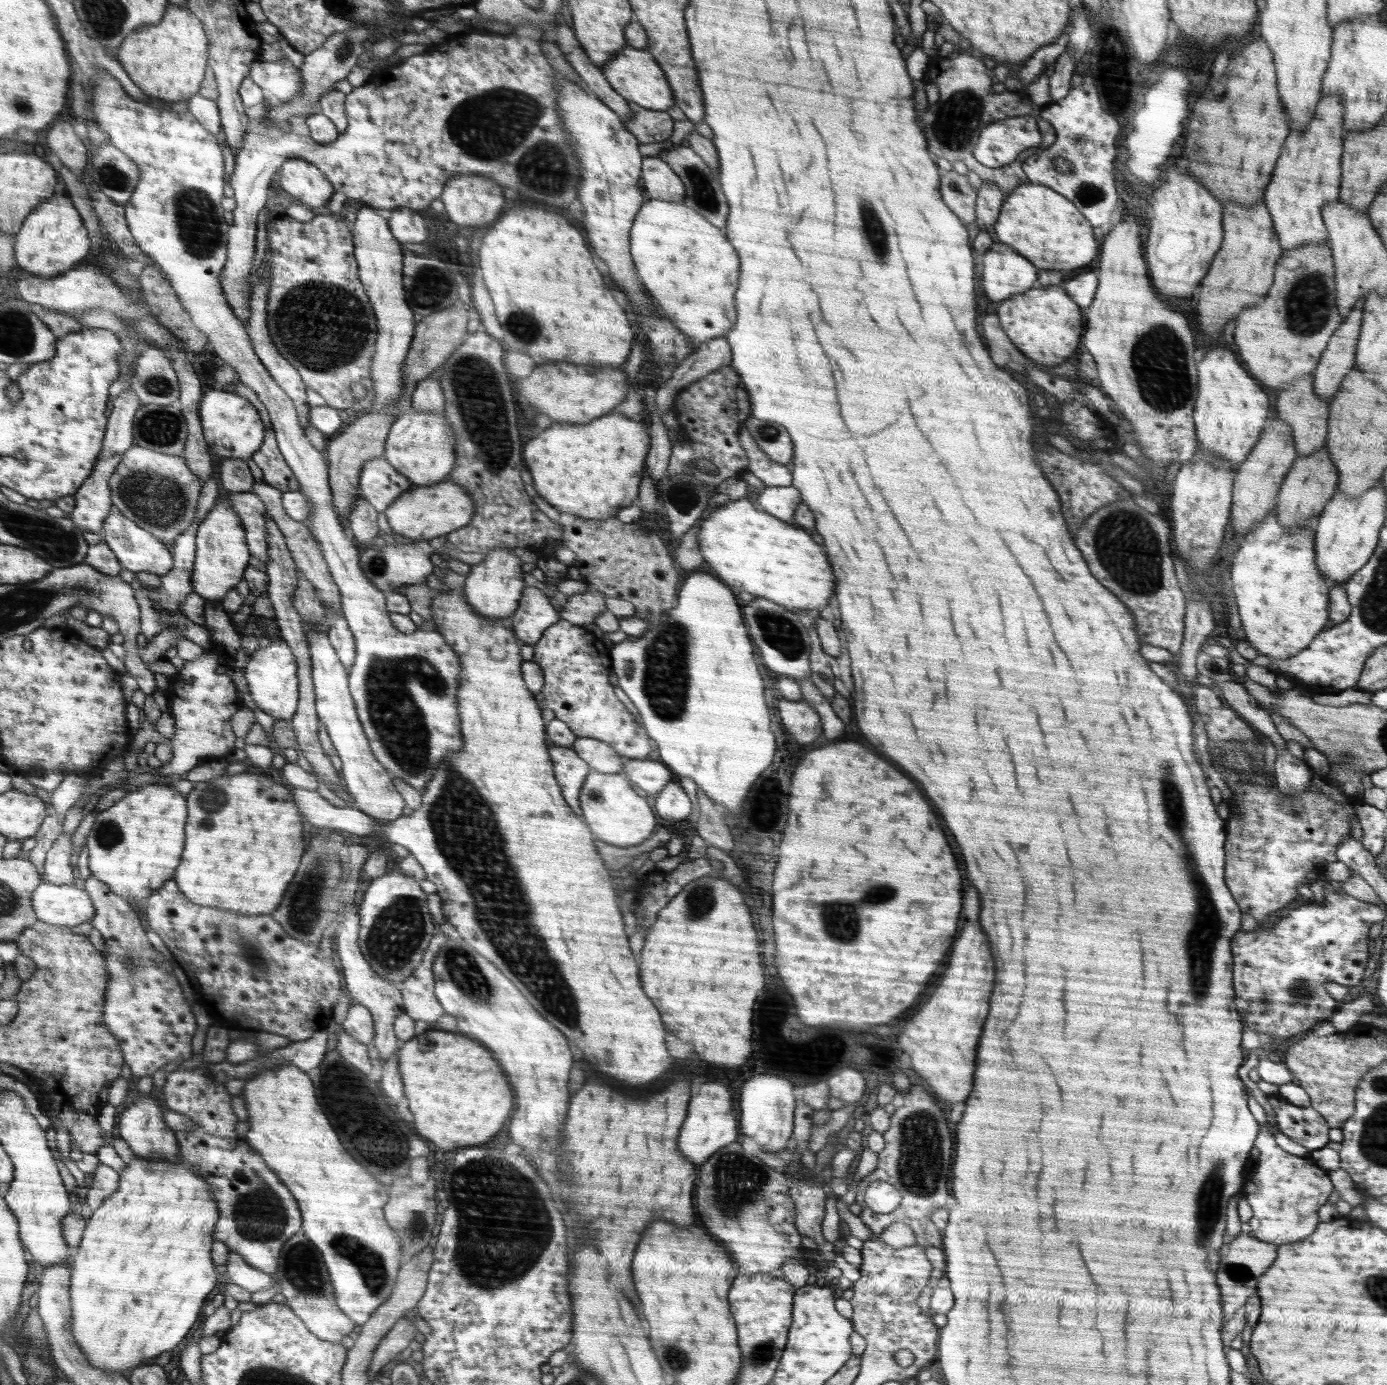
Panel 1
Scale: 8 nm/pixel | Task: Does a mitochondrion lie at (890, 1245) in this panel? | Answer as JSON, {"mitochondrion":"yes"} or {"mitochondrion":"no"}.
{"mitochondrion":"no"}

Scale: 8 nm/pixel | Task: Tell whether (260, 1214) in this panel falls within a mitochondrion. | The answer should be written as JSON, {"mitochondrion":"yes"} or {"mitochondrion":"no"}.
{"mitochondrion":"yes"}

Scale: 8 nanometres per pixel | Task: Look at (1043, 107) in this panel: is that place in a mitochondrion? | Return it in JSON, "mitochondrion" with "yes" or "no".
{"mitochondrion":"no"}

